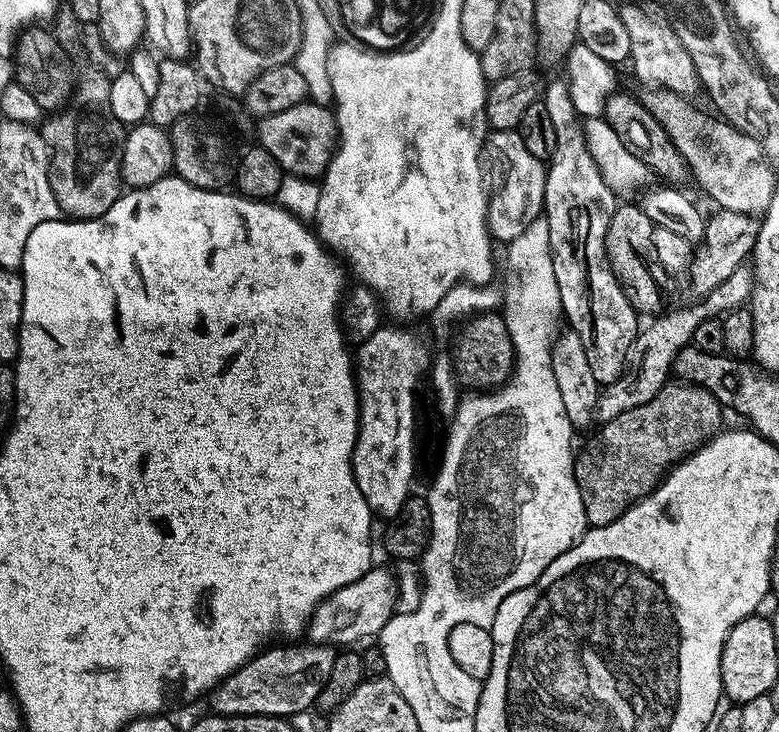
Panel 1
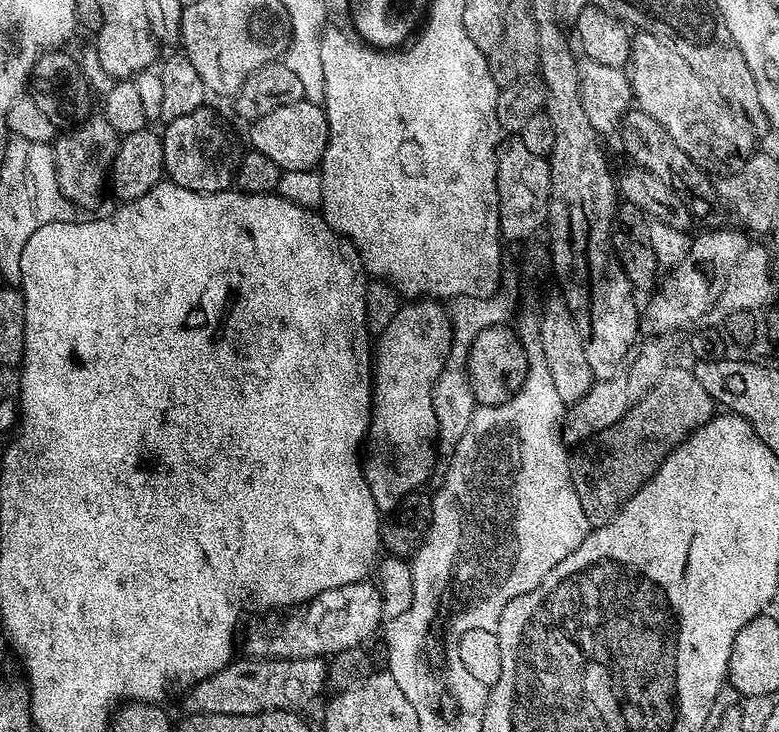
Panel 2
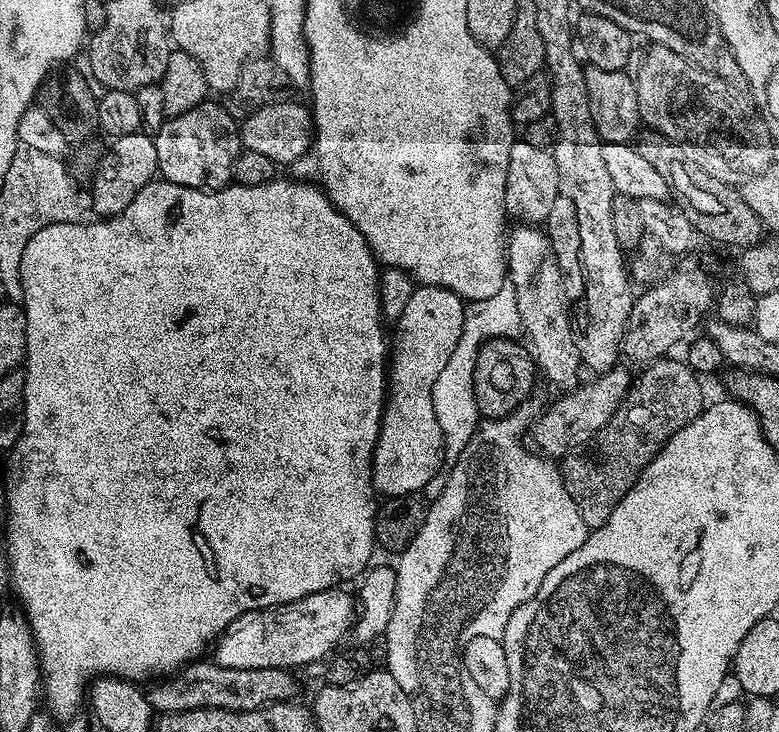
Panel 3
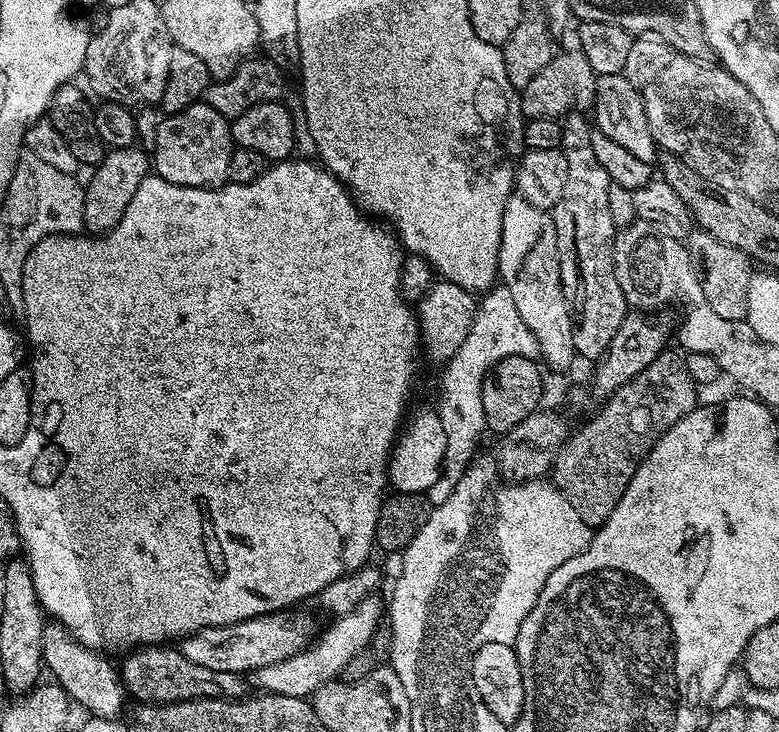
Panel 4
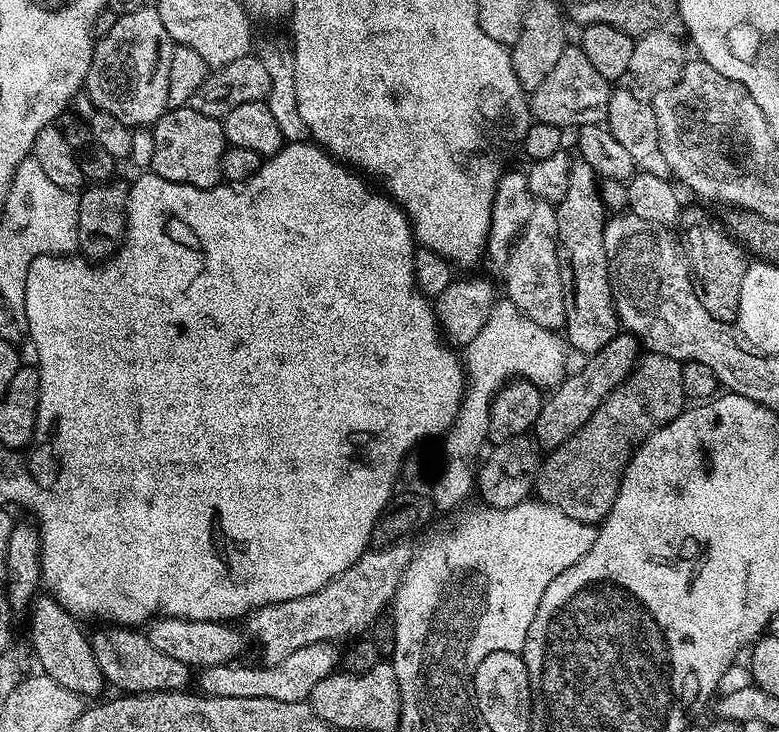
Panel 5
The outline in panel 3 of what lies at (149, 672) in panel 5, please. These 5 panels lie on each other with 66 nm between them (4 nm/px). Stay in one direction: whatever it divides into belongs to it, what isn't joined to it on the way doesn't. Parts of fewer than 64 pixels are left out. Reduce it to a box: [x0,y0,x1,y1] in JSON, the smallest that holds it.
[146,662,296,714]

